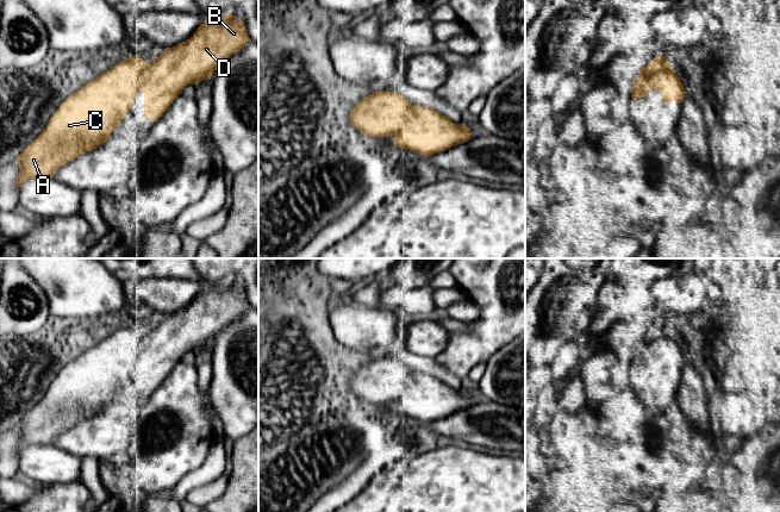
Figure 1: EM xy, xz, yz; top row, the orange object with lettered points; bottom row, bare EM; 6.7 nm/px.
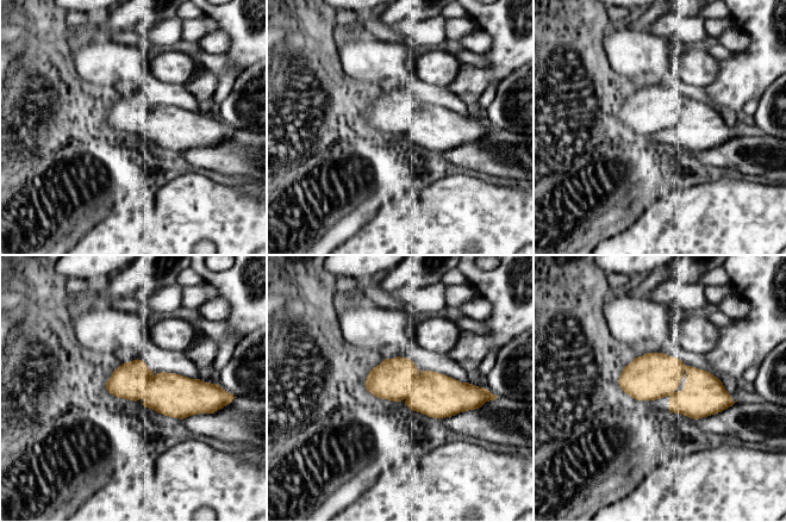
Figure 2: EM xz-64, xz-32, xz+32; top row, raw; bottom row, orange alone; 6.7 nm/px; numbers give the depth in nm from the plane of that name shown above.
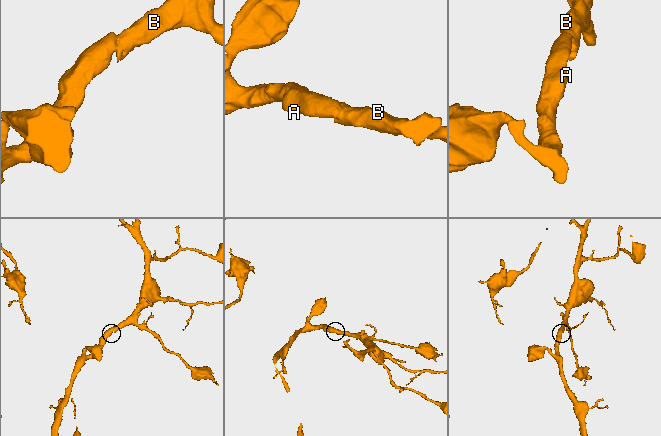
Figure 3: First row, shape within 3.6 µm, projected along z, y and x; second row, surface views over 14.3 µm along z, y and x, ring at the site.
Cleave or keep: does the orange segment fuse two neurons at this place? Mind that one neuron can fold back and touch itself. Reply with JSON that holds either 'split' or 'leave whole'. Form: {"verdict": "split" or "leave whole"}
{"verdict": "leave whole"}

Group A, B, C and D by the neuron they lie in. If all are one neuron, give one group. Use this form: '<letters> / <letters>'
A B C D

